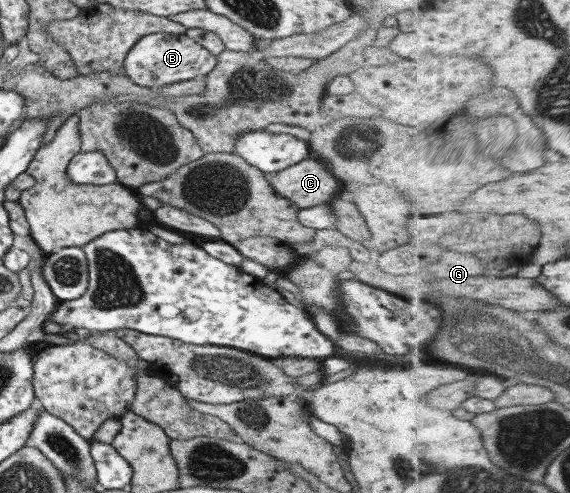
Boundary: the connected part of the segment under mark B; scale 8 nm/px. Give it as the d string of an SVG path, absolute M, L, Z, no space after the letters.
M160 32L140 37L132 45L123 59L123 71L132 83L152 88L204 77L214 68L217 61L216 55L208 53L199 43L192 42L186 35Z

